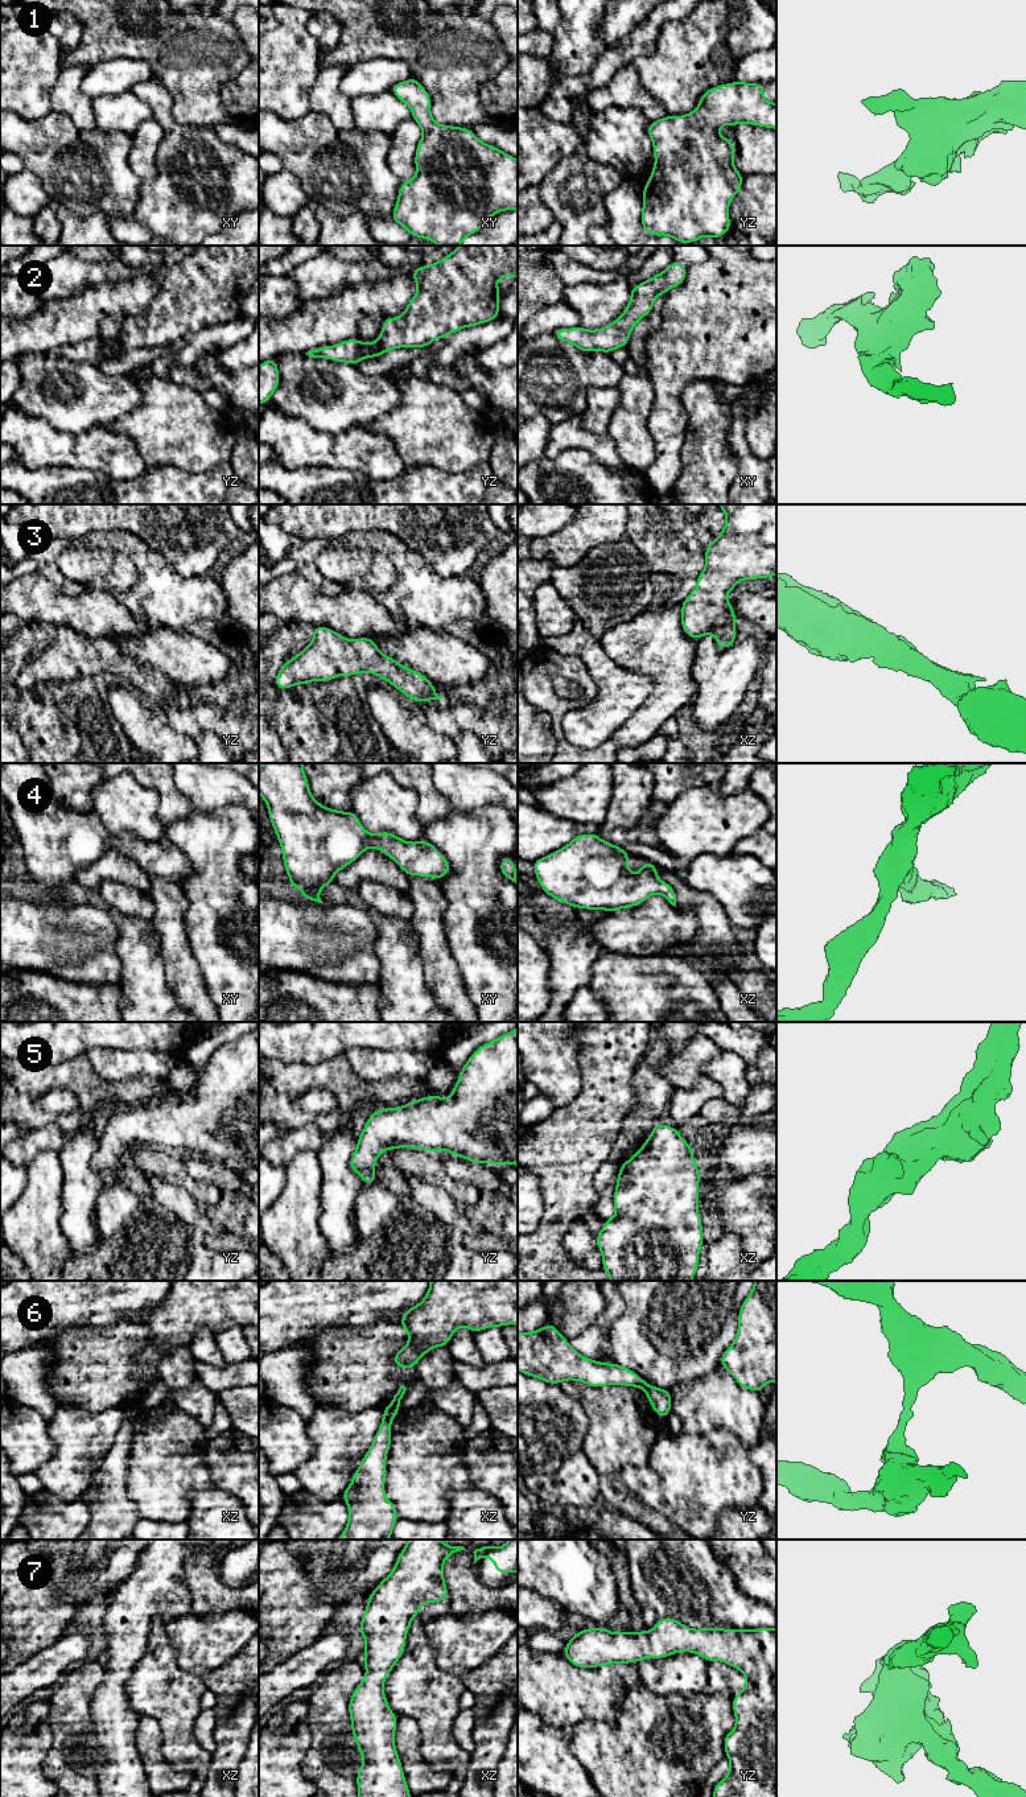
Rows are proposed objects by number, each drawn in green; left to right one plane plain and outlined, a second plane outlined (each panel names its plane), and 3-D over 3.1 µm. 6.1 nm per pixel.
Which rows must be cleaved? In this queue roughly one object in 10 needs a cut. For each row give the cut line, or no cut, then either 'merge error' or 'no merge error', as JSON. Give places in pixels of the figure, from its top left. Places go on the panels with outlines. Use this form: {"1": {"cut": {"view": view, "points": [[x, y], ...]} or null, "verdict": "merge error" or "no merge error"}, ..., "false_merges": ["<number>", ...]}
{"1": {"cut": null, "verdict": "no merge error"}, "2": {"cut": null, "verdict": "no merge error"}, "3": {"cut": null, "verdict": "no merge error"}, "4": {"cut": null, "verdict": "no merge error"}, "5": {"cut": null, "verdict": "no merge error"}, "6": {"cut": {"view": "xz", "points": [[386, 1406], [398, 1409]]}, "verdict": "merge error"}, "7": {"cut": null, "verdict": "no merge error"}, "false_merges": ["6"]}

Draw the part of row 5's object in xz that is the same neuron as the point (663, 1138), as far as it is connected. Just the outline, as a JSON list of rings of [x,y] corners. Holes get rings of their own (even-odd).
[[[659,1121],[643,1146],[621,1165],[613,1195],[615,1215],[603,1221],[596,1244],[602,1254],[602,1269],[610,1281],[692,1281],[702,1248],[702,1223],[699,1213],[699,1182],[701,1171],[693,1158],[693,1149],[680,1136],[677,1128]]]

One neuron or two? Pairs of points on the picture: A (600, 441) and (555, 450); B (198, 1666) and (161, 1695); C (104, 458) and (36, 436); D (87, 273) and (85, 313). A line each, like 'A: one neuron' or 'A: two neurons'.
A: one neuron
B: two neurons
C: one neuron
D: two neurons

